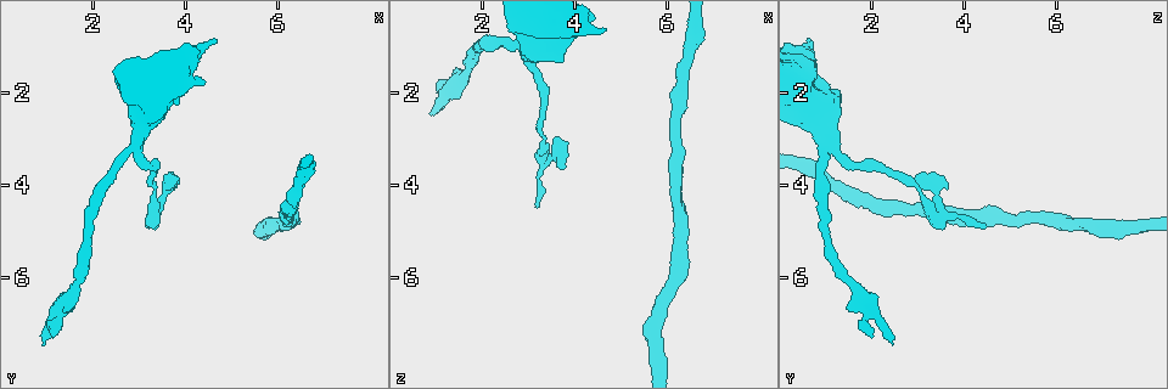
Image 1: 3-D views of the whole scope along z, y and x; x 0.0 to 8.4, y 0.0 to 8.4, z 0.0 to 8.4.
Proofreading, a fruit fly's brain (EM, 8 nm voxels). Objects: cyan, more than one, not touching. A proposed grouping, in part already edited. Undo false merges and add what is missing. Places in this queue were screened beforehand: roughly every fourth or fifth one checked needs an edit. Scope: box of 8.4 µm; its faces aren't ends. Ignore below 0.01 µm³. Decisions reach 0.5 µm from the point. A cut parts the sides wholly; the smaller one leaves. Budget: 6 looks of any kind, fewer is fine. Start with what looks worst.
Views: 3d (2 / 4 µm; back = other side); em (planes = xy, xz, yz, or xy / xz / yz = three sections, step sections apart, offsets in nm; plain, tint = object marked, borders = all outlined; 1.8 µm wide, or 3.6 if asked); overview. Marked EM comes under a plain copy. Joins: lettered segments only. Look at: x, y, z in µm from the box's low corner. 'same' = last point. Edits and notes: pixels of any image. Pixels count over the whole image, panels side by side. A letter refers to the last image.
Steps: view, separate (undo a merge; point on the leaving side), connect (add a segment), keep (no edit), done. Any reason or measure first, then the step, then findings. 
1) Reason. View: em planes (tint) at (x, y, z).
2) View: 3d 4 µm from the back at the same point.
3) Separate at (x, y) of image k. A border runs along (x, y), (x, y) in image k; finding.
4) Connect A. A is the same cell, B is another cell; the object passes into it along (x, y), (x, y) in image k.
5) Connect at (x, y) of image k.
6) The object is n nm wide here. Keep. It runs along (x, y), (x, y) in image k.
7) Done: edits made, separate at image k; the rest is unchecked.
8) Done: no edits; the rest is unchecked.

Free end. View: em xy step 8 (borders) at (0.90, 7.45, 2.50).

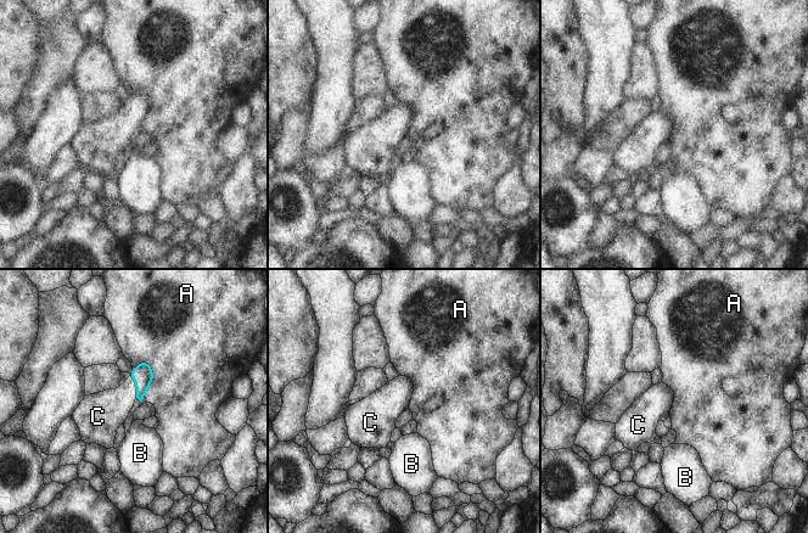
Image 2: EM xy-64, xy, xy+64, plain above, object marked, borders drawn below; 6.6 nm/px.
Connect C. C is the same cell, A and B are other cells; the neuron continues.

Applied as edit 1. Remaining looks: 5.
Thin end. View: em xz step 4 (borders) at (3.55, 3.80, 3.05).

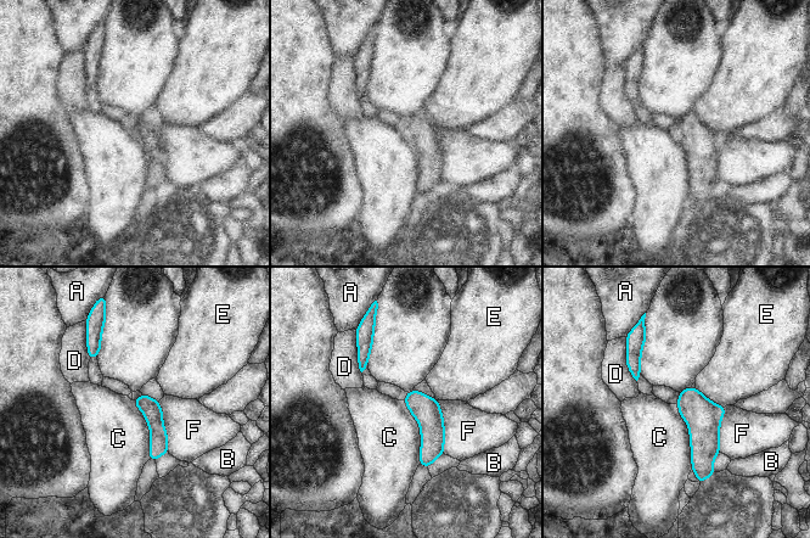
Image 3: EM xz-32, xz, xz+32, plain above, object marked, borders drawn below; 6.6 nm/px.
Cut it another way. View: em planes (borders) at the same point.

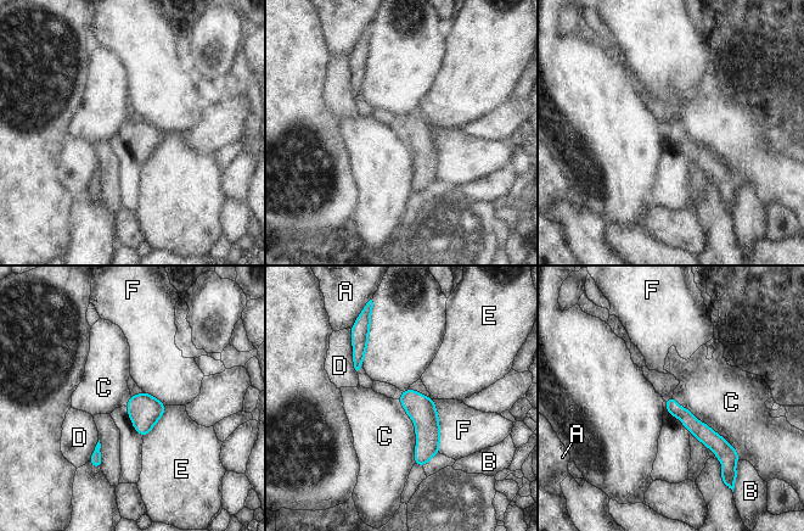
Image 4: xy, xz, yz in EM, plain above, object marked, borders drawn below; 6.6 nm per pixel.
The longest contact is with C, 600 nm. Keep. A, B, C, D, E and F are other cells; it runs along (669, 402), (723, 450), (729, 450) in image 4; no lettered segment goes on from it.

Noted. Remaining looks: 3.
Free end. View: em xz step 4 (borders) at (3.20, 4.90, 4.40).

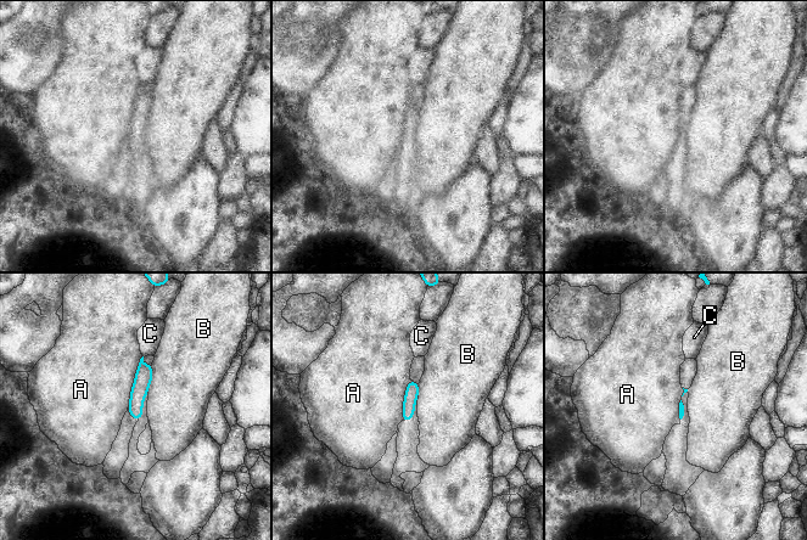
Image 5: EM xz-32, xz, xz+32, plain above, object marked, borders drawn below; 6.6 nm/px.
View: em planes (borders) at the same point.

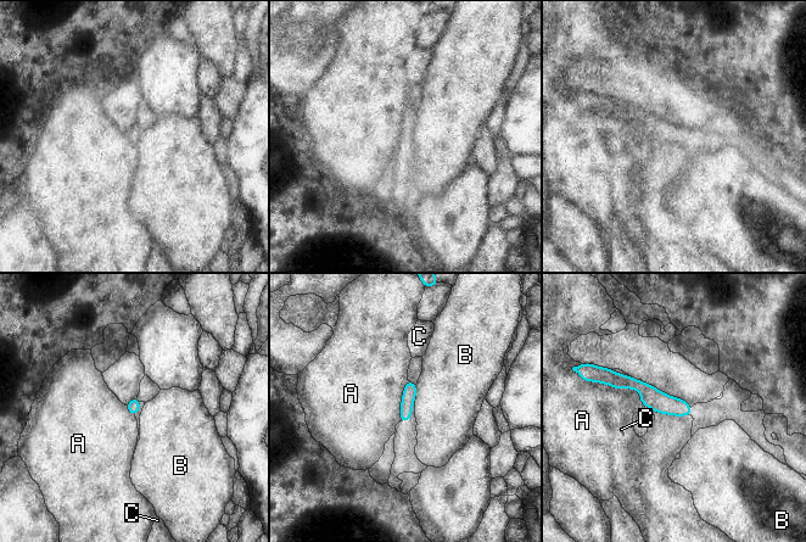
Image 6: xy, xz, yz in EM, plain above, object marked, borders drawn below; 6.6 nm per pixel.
The object is 90 nm wide here. Keep. A, B and C are other cells; none of them fits.

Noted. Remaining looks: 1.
Done: edits made, connect at image 2; the rest is unchecked.

